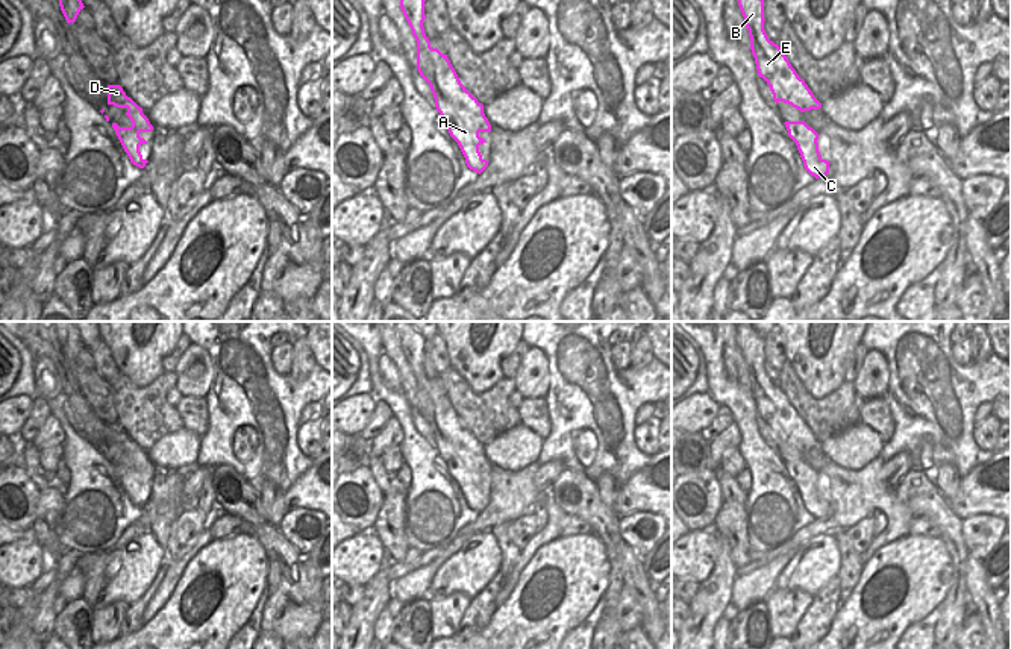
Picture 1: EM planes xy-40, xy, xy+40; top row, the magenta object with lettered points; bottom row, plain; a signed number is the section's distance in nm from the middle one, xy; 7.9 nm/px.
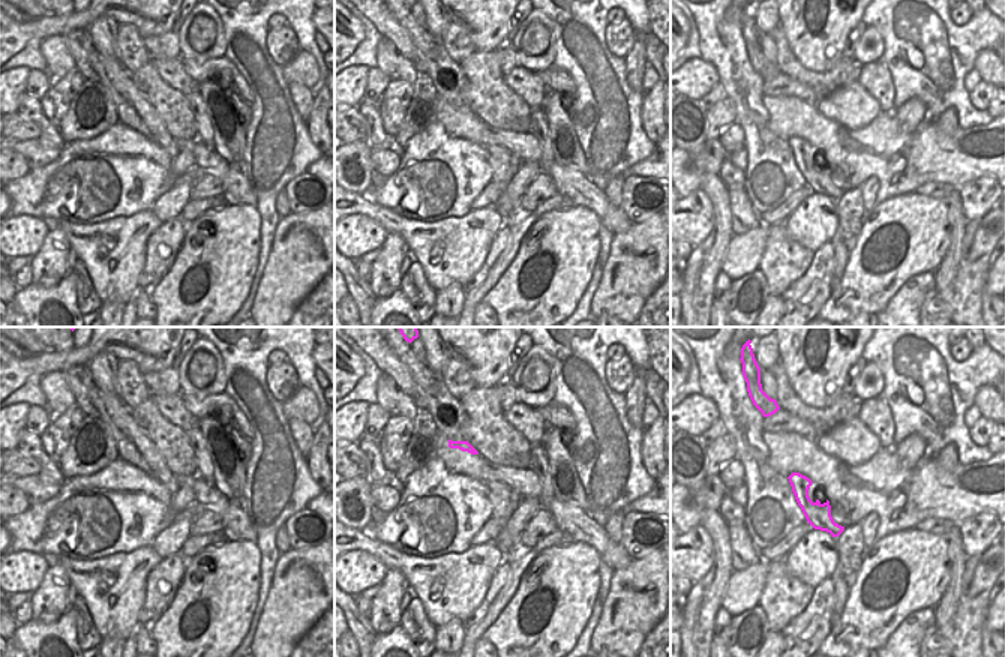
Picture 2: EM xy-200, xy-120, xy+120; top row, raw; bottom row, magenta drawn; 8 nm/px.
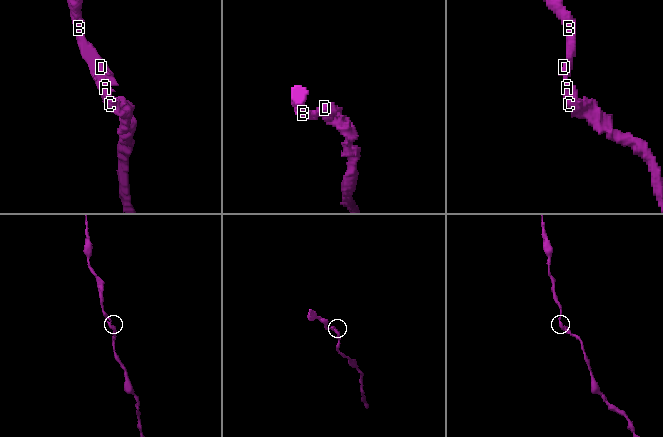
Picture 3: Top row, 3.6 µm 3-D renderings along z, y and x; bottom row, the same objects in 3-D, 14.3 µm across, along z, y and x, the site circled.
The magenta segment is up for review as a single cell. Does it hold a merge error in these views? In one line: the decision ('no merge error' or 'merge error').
no merge error

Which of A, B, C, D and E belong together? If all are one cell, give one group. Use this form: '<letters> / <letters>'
A B C D E

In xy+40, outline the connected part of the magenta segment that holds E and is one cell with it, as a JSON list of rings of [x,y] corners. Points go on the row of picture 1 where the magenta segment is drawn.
[[[738,0],[750,36],[750,50],[758,76],[762,77],[776,103],[784,102],[800,112],[820,109],[803,79],[799,77],[778,44],[768,39],[764,30],[764,0]]]

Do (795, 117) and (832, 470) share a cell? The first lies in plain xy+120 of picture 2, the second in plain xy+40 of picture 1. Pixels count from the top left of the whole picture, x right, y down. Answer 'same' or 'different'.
same

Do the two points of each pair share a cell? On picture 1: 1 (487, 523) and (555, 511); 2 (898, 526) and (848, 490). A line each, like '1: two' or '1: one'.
1: one
2: one

